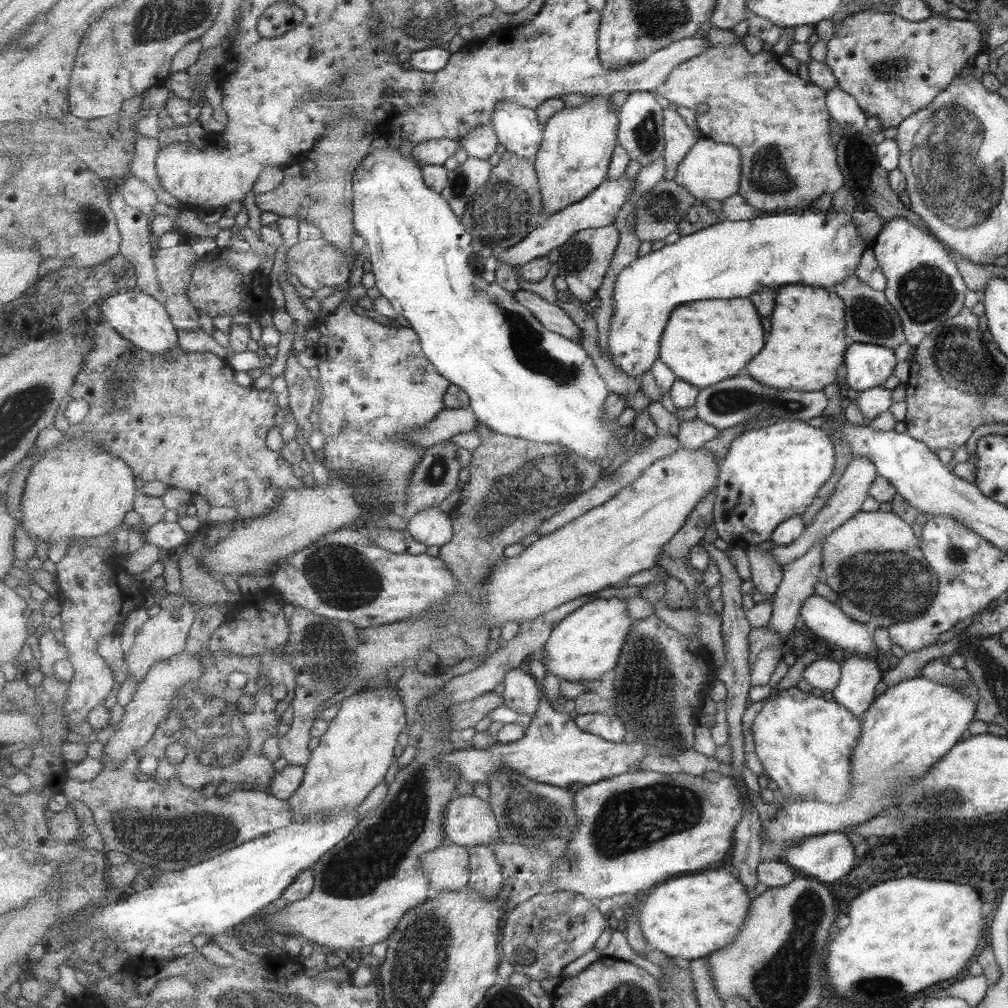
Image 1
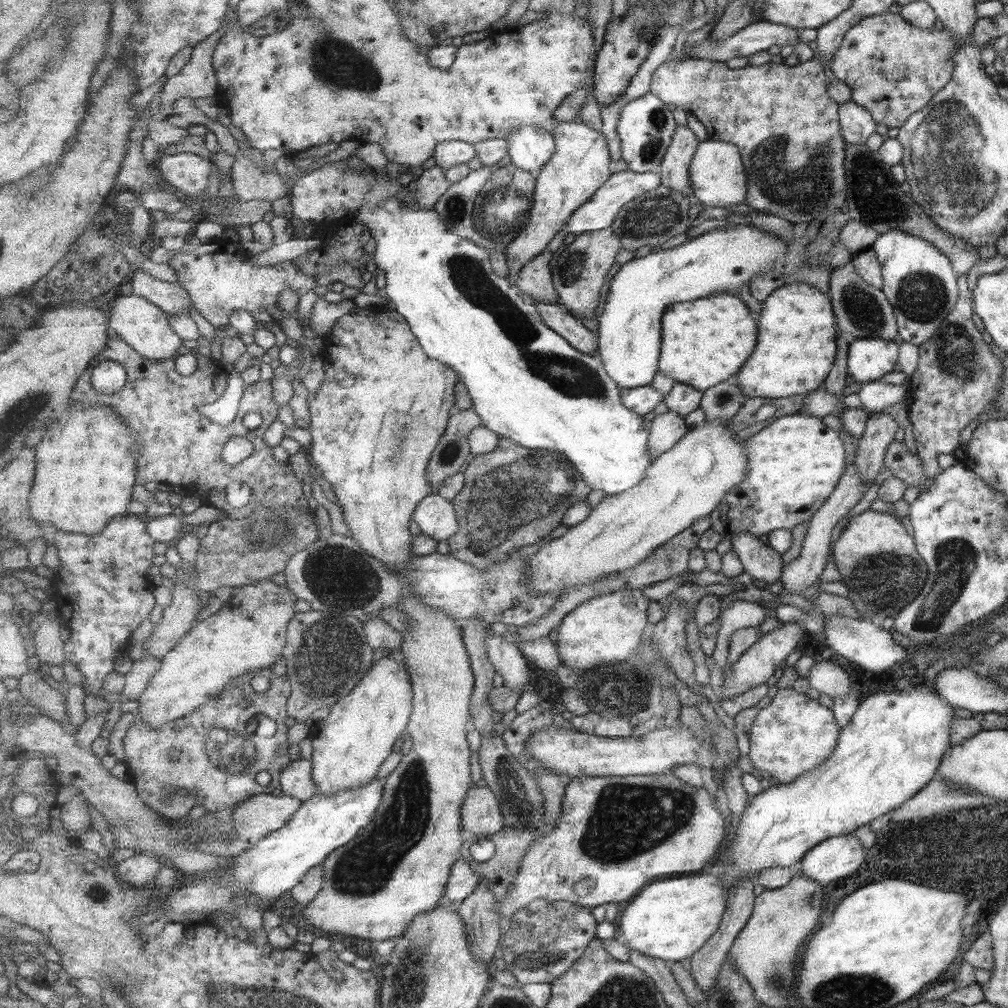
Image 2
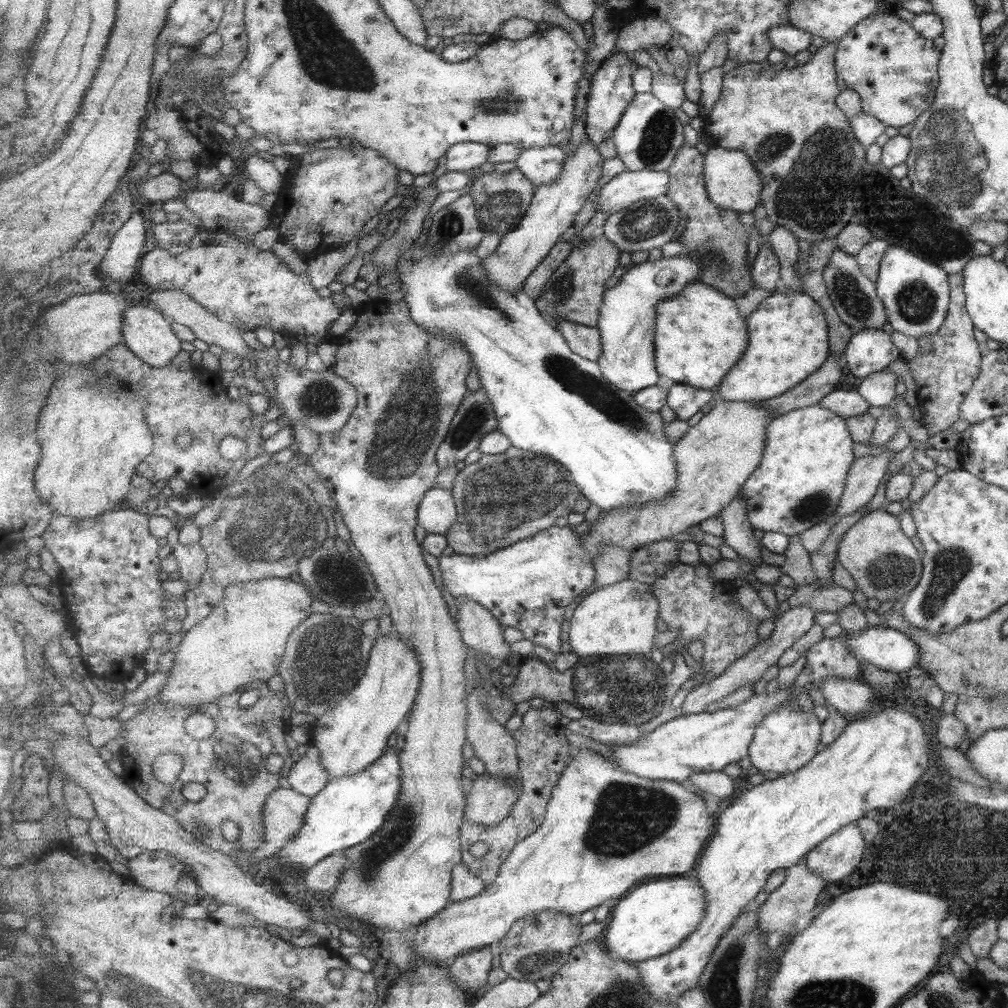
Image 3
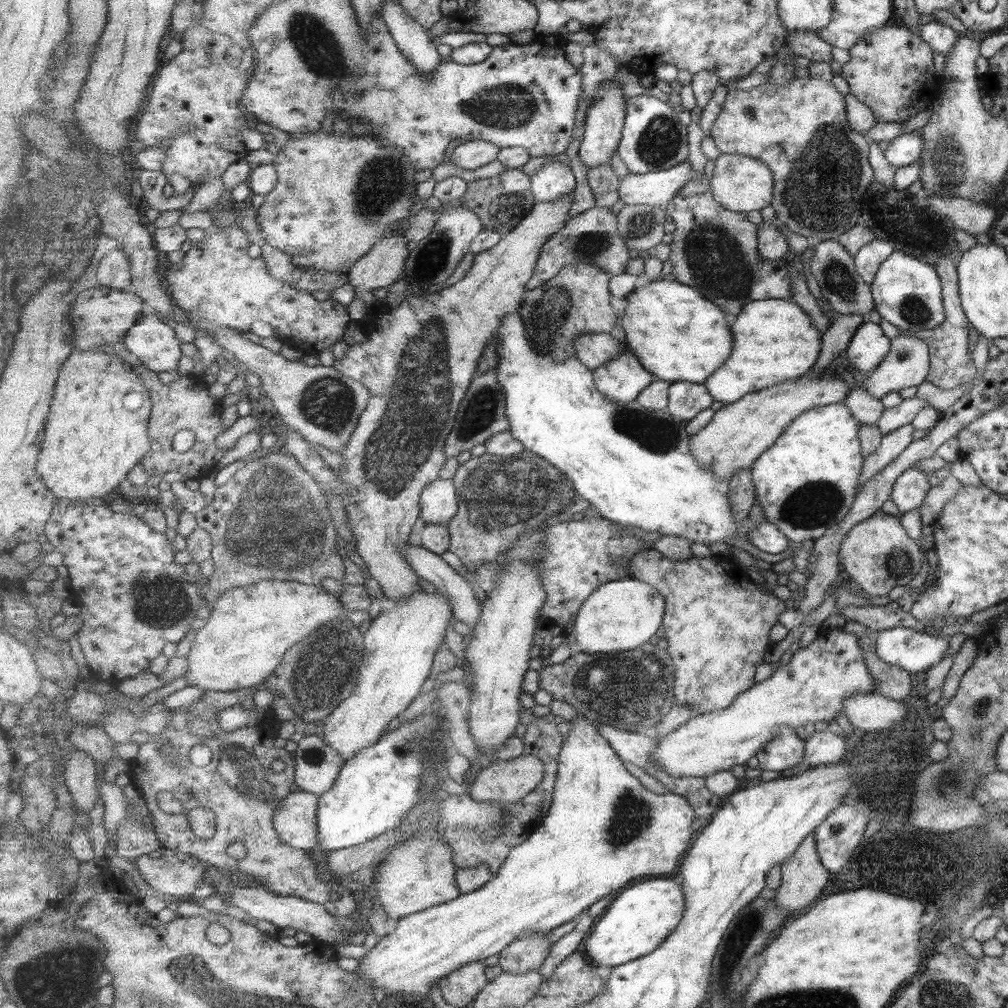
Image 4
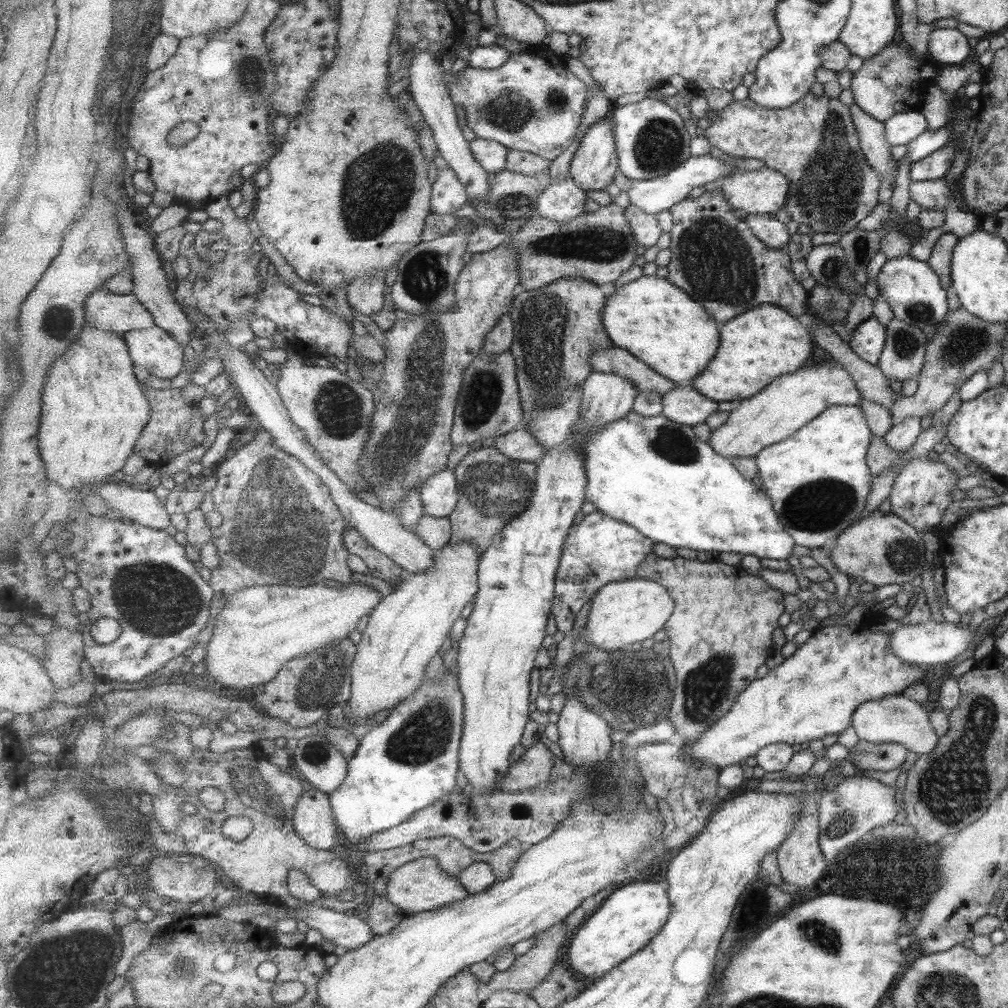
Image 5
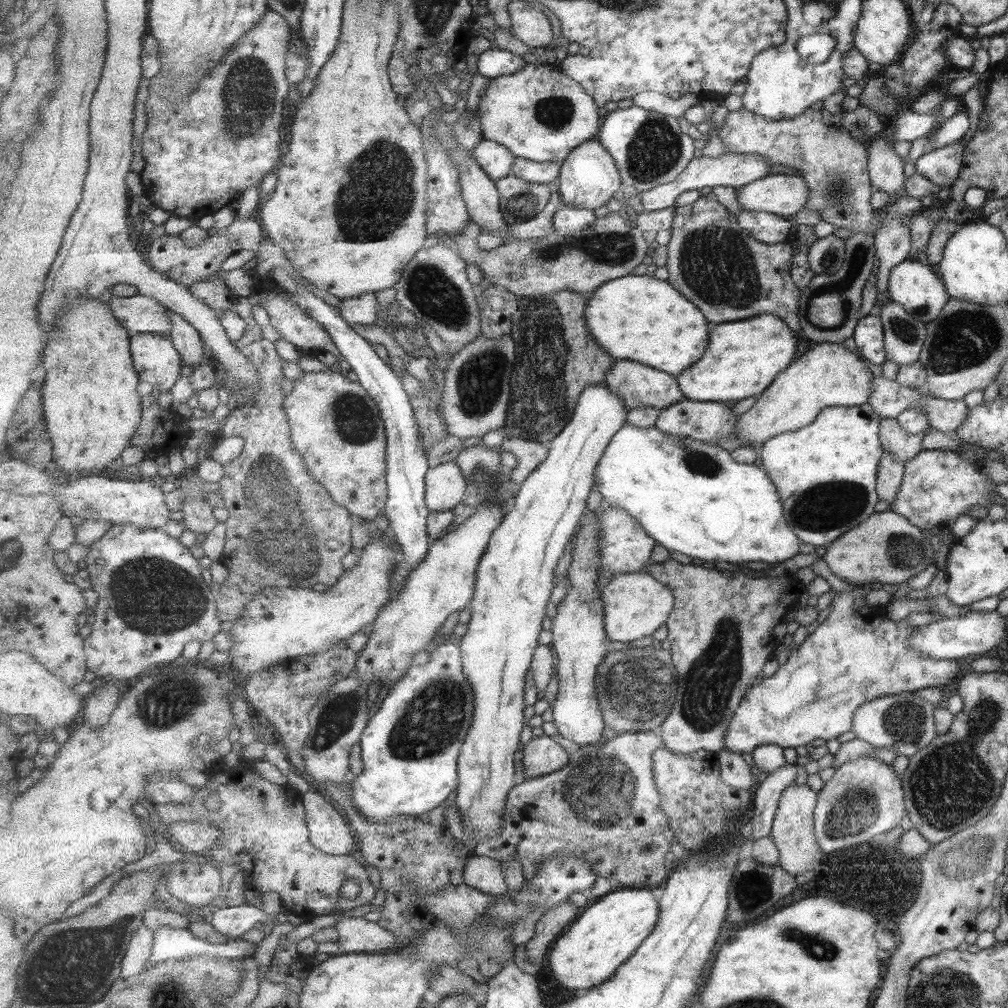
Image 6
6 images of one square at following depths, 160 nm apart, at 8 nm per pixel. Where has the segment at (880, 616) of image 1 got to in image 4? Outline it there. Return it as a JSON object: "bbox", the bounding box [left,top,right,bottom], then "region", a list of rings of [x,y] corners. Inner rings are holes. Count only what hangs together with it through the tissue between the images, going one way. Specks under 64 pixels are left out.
{"bbox":[838,510,922,600],"region":[[[879,510],[848,531],[838,551],[838,562],[866,598],[885,600],[893,587],[909,584],[919,572],[922,558],[915,541],[905,536],[905,530],[901,528],[897,517],[883,514]]]}

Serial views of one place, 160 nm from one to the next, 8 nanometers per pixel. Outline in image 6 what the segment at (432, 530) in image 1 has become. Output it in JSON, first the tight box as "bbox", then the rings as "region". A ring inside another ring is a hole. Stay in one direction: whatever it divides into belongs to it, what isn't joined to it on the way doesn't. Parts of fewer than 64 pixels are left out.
{"bbox":[426,461,468,513],"region":[[[456,461],[430,468],[426,476],[426,505],[431,513],[453,511],[467,494],[468,482]]]}

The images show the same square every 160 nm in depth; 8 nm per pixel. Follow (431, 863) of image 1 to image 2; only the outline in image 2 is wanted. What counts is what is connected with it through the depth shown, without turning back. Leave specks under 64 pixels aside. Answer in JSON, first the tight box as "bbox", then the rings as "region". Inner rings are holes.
{"bbox":[441,857,481,904],"region":[[[461,857],[451,869],[449,880],[445,887],[445,894],[441,898],[441,904],[461,904],[473,894],[477,885],[481,882],[479,876],[468,860]]]}

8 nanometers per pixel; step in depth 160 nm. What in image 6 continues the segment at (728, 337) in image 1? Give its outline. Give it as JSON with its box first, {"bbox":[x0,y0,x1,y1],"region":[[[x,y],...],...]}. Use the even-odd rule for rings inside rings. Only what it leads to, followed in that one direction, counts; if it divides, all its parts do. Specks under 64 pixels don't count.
{"bbox":[585,274,710,377],"region":[[[631,274],[606,282],[588,299],[585,318],[597,342],[616,359],[642,362],[676,377],[692,368],[693,364],[697,364],[709,348],[710,322],[705,318],[704,311],[689,302],[668,280],[659,280],[654,276]]]}

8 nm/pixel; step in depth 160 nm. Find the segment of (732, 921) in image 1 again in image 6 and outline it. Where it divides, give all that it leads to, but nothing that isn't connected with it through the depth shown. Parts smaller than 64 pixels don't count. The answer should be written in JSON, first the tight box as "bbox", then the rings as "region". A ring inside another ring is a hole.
{"bbox":[549,888,660,993],"region":[[[619,888],[617,892],[602,897],[582,911],[570,924],[567,931],[553,944],[549,955],[550,968],[554,978],[565,989],[578,993],[585,993],[593,987],[599,986],[609,979],[637,952],[644,941],[653,934],[660,921],[660,901],[655,900],[650,888],[633,889]]]}

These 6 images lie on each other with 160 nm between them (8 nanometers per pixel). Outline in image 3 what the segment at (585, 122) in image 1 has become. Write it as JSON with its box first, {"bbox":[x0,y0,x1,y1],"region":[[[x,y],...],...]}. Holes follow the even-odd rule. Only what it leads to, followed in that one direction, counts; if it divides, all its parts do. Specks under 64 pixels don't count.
{"bbox":[482,132,606,291],"region":[[[586,132],[584,136],[576,149],[568,154],[563,174],[551,186],[541,186],[536,190],[530,209],[517,230],[508,232],[502,238],[495,254],[483,259],[482,263],[494,285],[506,291],[522,290],[527,277],[535,272],[551,249],[561,240],[561,234],[575,226],[578,214],[597,191],[606,159],[601,156],[597,145]]]}

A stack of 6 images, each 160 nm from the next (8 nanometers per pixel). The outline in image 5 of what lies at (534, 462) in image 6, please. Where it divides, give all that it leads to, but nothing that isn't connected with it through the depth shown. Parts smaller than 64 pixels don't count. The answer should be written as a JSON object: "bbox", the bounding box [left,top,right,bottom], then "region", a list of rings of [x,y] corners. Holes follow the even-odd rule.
{"bbox":[493,428,545,462],"region":[[[519,428],[507,434],[499,435],[493,441],[495,449],[510,459],[539,462],[545,454],[536,435],[527,428]]]}

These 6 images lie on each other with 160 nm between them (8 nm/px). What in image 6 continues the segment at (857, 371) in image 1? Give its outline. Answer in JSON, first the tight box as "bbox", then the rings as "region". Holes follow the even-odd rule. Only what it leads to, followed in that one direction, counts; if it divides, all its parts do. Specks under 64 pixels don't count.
{"bbox":[850,312,885,365],"region":[[[876,312],[862,317],[850,336],[861,356],[873,364],[881,365],[885,360],[884,329]]]}

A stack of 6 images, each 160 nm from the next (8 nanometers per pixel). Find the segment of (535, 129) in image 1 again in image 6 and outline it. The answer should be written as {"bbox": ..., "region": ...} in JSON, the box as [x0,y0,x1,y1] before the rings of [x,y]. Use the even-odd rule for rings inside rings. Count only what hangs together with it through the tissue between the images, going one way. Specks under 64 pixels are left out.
{"bbox":[553,203,597,233],"region":[[[563,203],[553,215],[553,226],[557,233],[581,233],[588,229],[597,219],[595,212],[591,209]]]}

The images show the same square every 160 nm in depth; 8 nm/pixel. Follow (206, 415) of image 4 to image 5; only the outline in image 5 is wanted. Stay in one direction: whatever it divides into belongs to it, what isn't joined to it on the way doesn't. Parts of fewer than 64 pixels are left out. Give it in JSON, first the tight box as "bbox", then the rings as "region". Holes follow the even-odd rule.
{"bbox":[135,384,207,466],"region":[[[143,384],[145,396],[152,406],[152,420],[148,422],[140,441],[136,444],[135,453],[147,463],[161,466],[181,456],[183,452],[201,446],[207,440],[205,434],[206,416],[197,403],[187,402],[183,392],[178,388],[153,389]]]}

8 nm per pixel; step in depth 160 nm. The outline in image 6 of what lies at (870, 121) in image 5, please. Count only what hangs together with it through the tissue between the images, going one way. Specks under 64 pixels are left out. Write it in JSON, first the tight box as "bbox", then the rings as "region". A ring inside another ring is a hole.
{"bbox":[868,134,905,199],"region":[[[879,134],[868,145],[868,172],[872,186],[902,199],[905,190],[903,159],[893,151],[892,144],[887,143],[886,135]]]}

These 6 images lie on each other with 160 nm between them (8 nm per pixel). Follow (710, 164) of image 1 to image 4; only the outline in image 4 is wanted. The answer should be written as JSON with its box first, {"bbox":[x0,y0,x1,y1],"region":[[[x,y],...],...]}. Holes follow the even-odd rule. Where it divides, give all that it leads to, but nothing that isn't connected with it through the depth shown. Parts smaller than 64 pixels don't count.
{"bbox":[711,154,775,214],"region":[[[720,154],[715,159],[714,175],[711,180],[716,201],[720,202],[727,210],[745,214],[771,206],[775,178],[769,166],[761,159],[746,154]]]}

